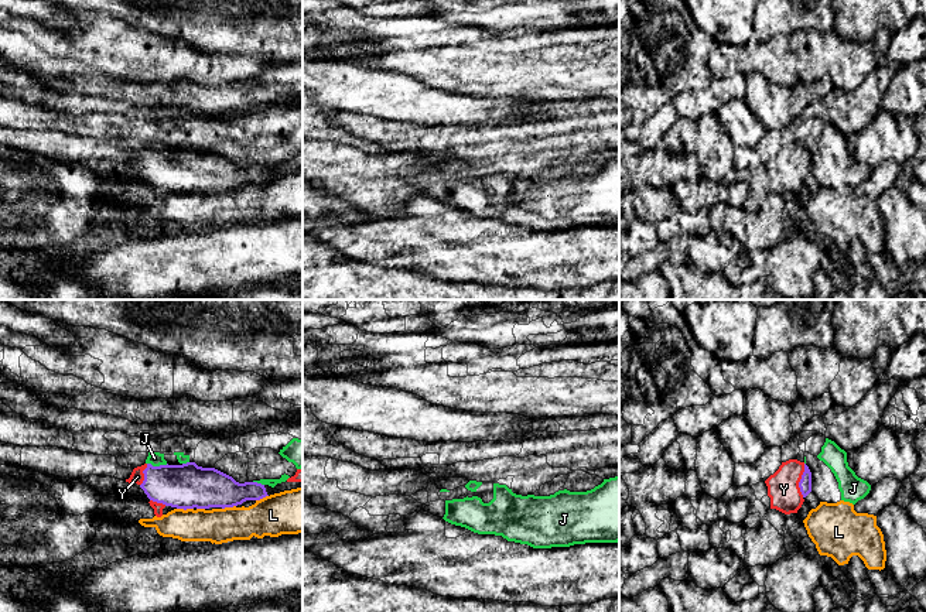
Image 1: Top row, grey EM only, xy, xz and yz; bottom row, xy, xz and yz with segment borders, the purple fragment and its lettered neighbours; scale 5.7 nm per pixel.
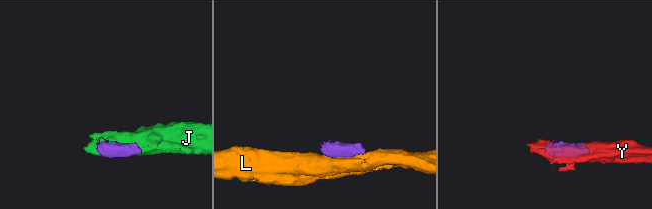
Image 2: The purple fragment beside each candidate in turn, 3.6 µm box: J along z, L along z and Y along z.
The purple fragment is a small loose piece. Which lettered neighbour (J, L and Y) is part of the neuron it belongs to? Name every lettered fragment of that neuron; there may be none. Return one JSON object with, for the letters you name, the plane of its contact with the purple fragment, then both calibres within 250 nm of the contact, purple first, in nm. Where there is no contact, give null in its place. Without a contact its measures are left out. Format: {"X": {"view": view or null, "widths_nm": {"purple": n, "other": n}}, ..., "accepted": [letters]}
{"Y": {"view": "yz", "widths_nm": {"purple": 70, "other": 180}}, "accepted": ["Y"]}

